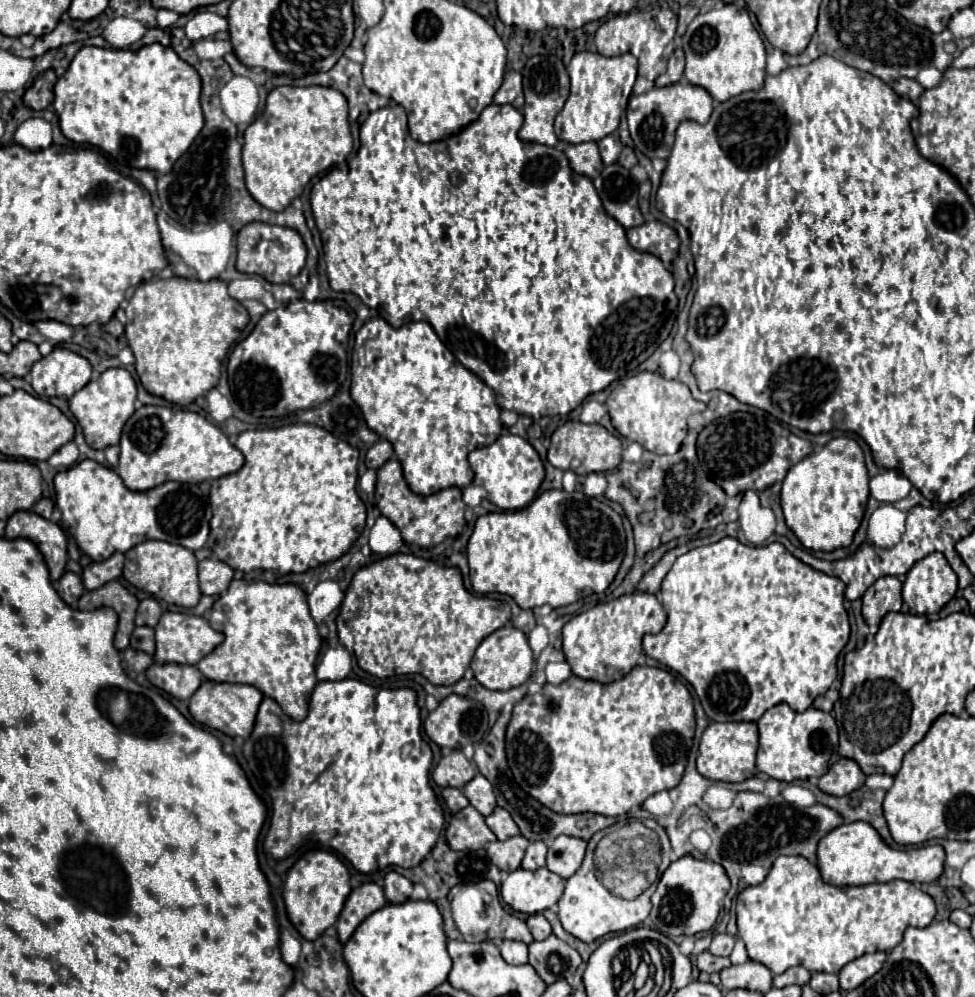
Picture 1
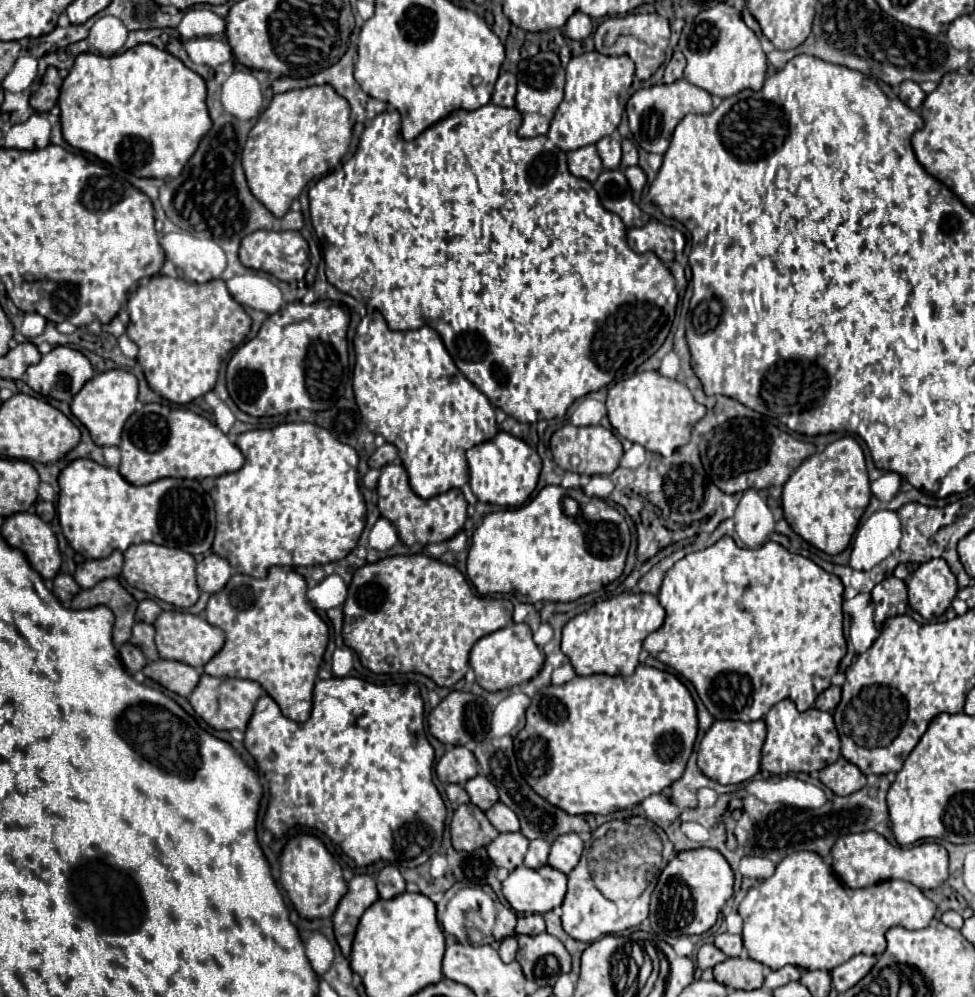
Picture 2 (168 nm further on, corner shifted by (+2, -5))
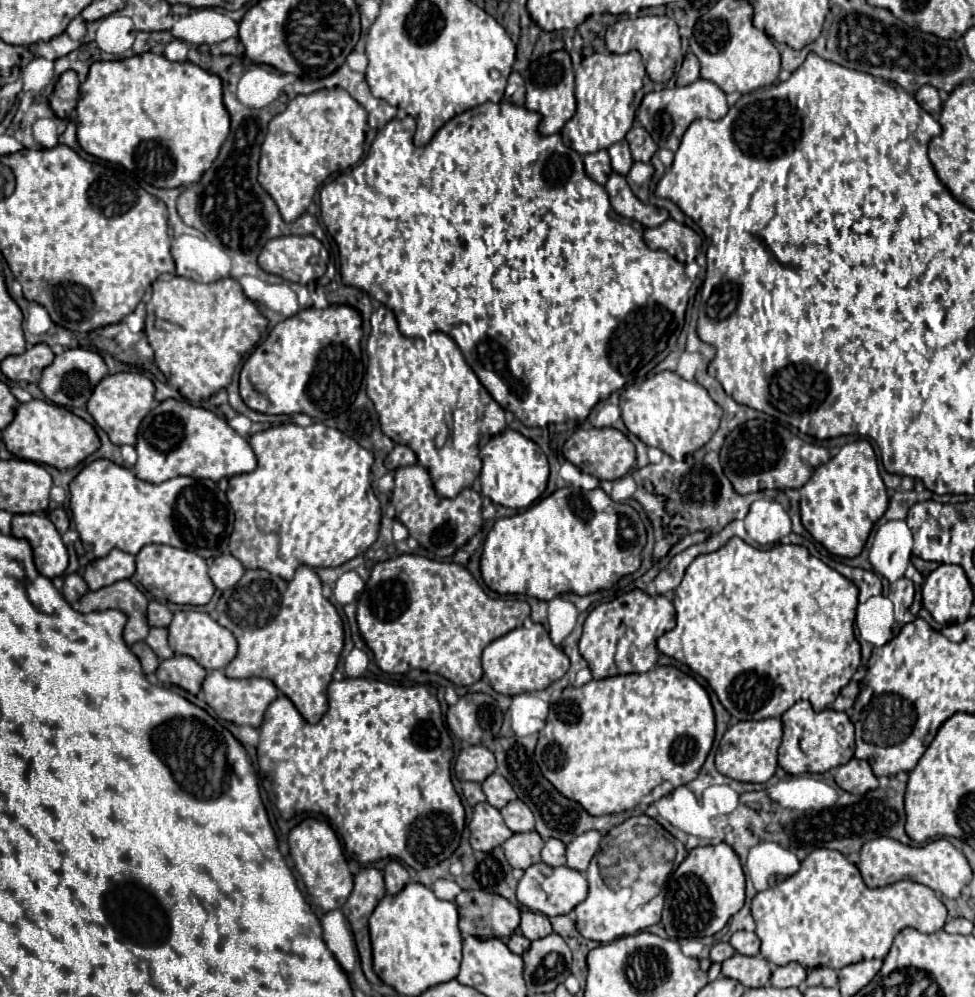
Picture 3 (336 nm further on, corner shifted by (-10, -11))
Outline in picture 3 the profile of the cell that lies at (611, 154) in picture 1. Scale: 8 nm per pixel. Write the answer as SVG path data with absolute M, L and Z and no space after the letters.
M626 140L612 144L612 146L608 148L608 154L610 154L610 160L612 160L614 172L618 172L618 174L628 174L628 170L630 170L632 164L634 164L634 160L632 160L632 154L630 154L630 148L628 148Z

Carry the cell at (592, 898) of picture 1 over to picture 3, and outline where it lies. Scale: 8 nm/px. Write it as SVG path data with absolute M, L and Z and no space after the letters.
M596 860L590 862L590 868L586 870L586 880L590 884L588 890L588 898L584 902L580 902L574 912L576 912L576 928L578 932L588 938L588 940L596 940L600 944L608 944L620 936L628 936L628 934L636 934L640 930L646 930L652 924L658 924L662 918L662 906L664 906L664 896L658 894L656 898L652 898L650 902L644 902L644 898L634 892L632 888L620 888L620 890L610 890L598 870Z

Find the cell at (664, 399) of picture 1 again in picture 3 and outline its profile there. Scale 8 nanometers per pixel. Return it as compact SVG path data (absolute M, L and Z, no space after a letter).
M668 370L627 385L620 392L620 410L624 424L632 434L644 444L664 450L674 460L682 460L686 454L702 448L718 430L722 416L722 408L708 396L706 388Z

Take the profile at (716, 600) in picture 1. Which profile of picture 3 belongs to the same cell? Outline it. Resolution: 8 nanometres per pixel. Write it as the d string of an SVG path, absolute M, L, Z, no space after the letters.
M730 538L716 552L696 556L692 560L692 564L686 568L686 574L684 574L680 586L674 590L676 626L670 632L666 632L666 634L662 634L658 638L658 650L662 654L666 654L666 656L672 656L672 658L680 660L688 668L692 668L696 674L704 676L708 680L708 684L712 686L712 690L716 692L716 696L720 698L722 706L734 718L734 722L738 722L738 720L780 718L798 700L808 700L812 704L812 708L816 712L820 712L820 710L828 708L836 700L838 692L850 682L852 674L860 666L860 644L858 644L858 640L854 636L854 612L856 612L856 606L858 606L858 588L848 578L844 578L842 574L838 574L836 570L826 566L822 560L814 558L804 546L776 544L770 550L756 550L750 544L746 544L742 538Z

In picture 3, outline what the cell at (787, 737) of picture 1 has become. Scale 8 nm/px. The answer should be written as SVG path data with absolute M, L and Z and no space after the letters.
M800 700L782 714L782 722L784 738L778 750L778 764L788 774L826 772L834 766L846 764L854 756L854 724L844 712L836 712L832 708L814 712L806 700Z

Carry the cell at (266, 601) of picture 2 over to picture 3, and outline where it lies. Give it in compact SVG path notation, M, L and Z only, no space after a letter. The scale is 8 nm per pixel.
M300 566L296 570L294 580L286 582L280 576L274 576L266 570L246 570L246 574L240 578L240 582L228 590L222 592L218 606L218 624L228 628L234 638L238 640L238 654L236 658L226 666L228 678L268 678L276 684L276 688L286 694L298 712L310 722L316 724L324 712L328 710L328 698L326 688L332 682L332 674L338 664L338 656L344 648L344 628L342 618L336 612L334 604L324 598L322 594L322 582L314 568Z

